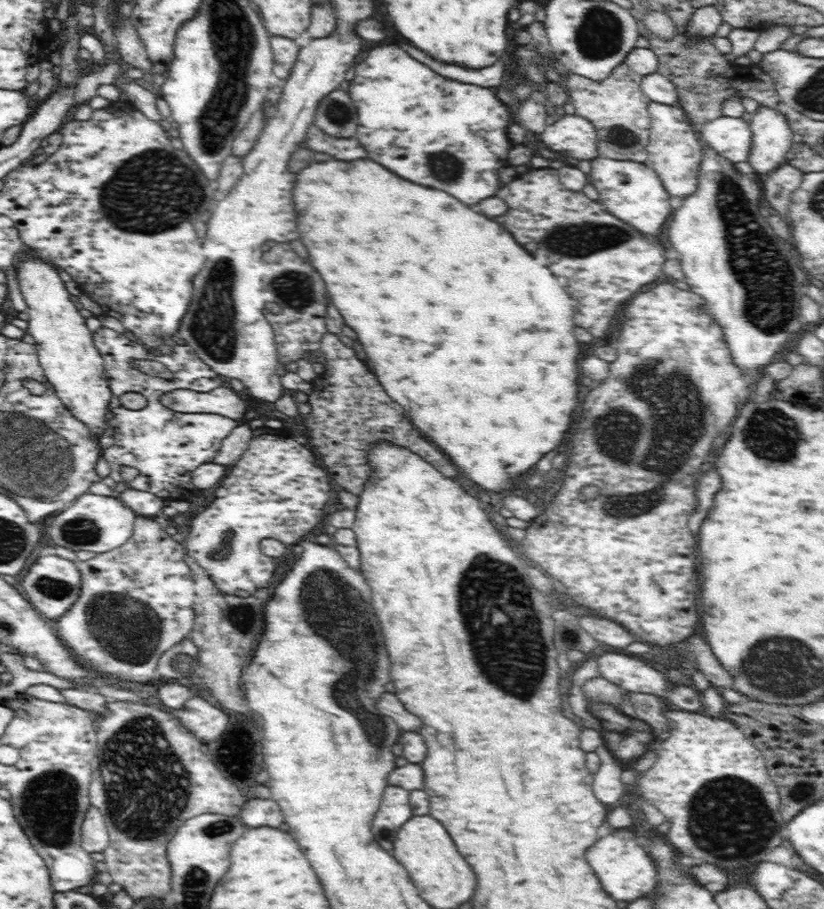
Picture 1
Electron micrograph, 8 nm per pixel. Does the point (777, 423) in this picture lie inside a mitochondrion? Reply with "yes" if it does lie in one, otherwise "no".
yes

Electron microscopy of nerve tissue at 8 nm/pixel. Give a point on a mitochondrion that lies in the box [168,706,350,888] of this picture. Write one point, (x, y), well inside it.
(214, 828)

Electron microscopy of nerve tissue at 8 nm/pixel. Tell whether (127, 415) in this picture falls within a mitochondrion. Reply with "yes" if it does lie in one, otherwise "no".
no

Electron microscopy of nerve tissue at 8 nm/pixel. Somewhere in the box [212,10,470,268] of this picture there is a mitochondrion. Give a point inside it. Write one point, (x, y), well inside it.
(445, 166)

